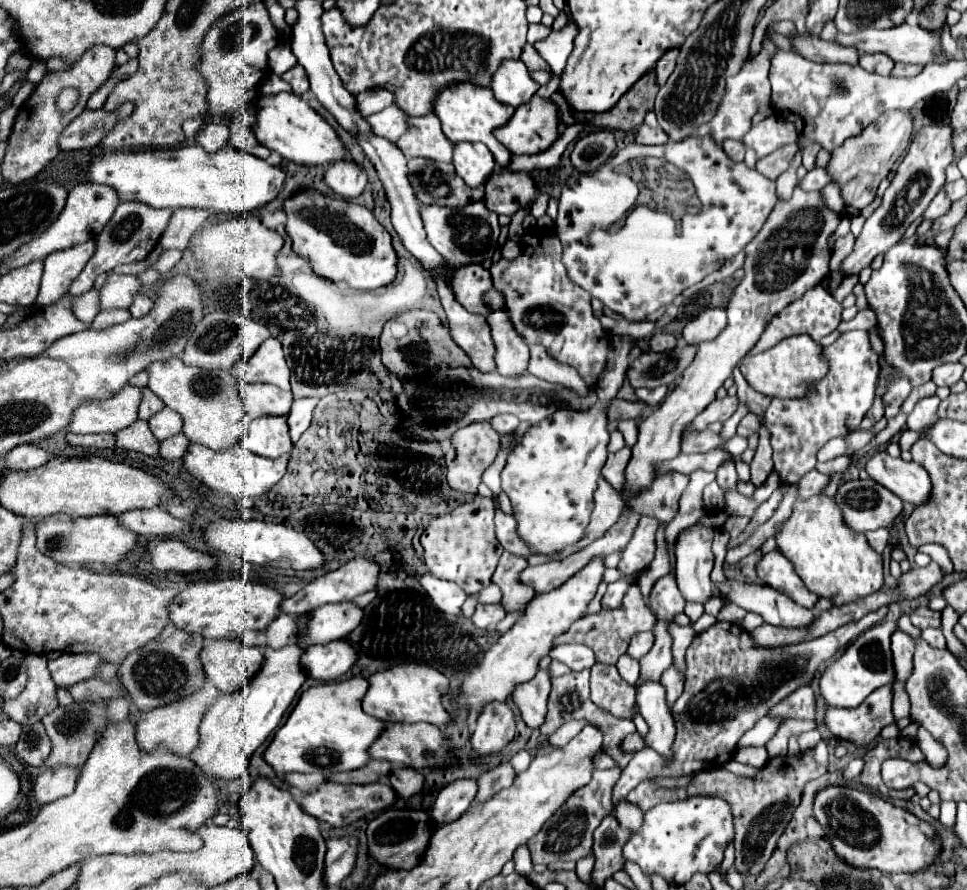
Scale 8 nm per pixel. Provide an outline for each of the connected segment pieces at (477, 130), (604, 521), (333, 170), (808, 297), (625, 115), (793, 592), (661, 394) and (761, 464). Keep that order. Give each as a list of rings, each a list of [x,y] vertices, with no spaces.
[[[454,83],[454,85],[442,87],[442,89],[444,89],[442,93],[438,91],[438,99],[434,99],[434,113],[442,121],[442,133],[452,143],[458,143],[458,141],[468,141],[468,143],[480,141],[480,143],[484,143],[492,151],[496,163],[500,167],[506,167],[510,163],[512,155],[500,141],[496,141],[492,131],[496,127],[502,127],[512,117],[514,107],[498,103],[492,95],[490,87],[476,87],[472,83]]]
[[[600,479],[598,481],[598,489],[594,493],[594,511],[590,515],[590,523],[586,527],[584,539],[574,543],[574,547],[566,547],[566,551],[562,551],[562,555],[554,555],[554,559],[564,559],[564,557],[584,549],[592,541],[592,533],[594,531],[600,531],[600,537],[602,537],[618,521],[622,511],[624,511],[624,503],[618,497],[618,493],[610,487],[610,483]]]
[[[338,161],[338,163],[328,165],[324,181],[332,187],[332,191],[338,197],[354,199],[364,191],[364,187],[368,183],[368,177],[366,177],[366,171],[358,163]]]
[[[816,285],[814,289],[806,291],[802,299],[796,299],[794,303],[790,303],[784,311],[780,311],[772,321],[770,325],[766,327],[766,331],[762,333],[760,341],[756,343],[756,347],[750,351],[750,353],[762,353],[766,351],[768,347],[774,347],[780,339],[784,337],[792,337],[792,335],[810,335],[814,341],[820,341],[822,337],[830,335],[838,323],[842,321],[840,319],[840,313],[842,313],[842,307],[840,303],[824,289],[824,285]]]
[[[649,71],[630,91],[624,93],[622,101],[614,109],[606,113],[576,113],[576,119],[584,119],[596,127],[612,131],[632,131],[642,125],[646,113],[654,109],[654,97],[659,89],[654,73]]]
[[[778,551],[766,553],[760,559],[756,571],[758,571],[758,577],[766,585],[770,585],[776,591],[788,595],[794,603],[798,603],[806,609],[812,609],[820,601],[818,595],[814,595],[812,591],[806,591],[802,579],[796,575],[792,563],[784,555],[780,555]]]
[[[660,385],[656,389],[636,389],[634,391],[636,397],[648,405],[660,405],[668,393],[668,387],[666,385]]]
[[[764,425],[760,427],[760,437],[762,437],[762,441],[764,441],[764,447],[758,447],[758,449],[756,449],[756,455],[754,455],[752,463],[750,463],[750,471],[752,471],[752,479],[750,479],[750,481],[752,481],[756,487],[760,487],[760,485],[766,481],[766,477],[770,475],[770,471],[772,471],[770,435],[768,435],[768,431],[764,429]]]

